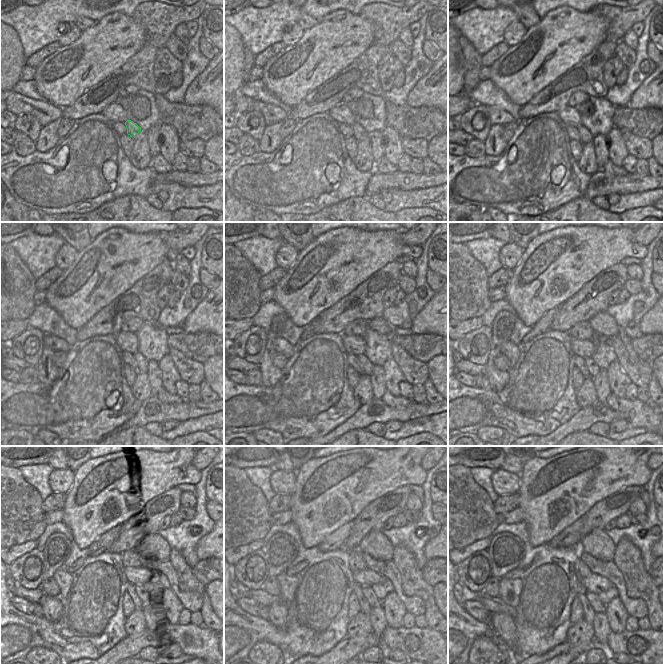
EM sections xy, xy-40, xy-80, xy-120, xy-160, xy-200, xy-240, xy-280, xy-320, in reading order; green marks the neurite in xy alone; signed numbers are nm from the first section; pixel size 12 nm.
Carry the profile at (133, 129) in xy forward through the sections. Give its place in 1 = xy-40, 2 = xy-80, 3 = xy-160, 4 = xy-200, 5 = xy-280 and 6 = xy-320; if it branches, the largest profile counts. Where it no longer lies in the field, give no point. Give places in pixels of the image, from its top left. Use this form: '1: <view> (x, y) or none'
1: xy-40 (359, 133)
2: xy-80 (585, 136)
3: xy-160 (368, 367)
4: xy-200 (593, 369)
5: xy-280 (367, 591)
6: xy-320 (598, 607)

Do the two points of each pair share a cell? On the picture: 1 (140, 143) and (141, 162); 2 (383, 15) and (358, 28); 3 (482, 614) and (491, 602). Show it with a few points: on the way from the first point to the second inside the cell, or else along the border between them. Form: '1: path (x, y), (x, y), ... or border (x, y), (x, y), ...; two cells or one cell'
1: path (140, 148), (140, 157); one cell
2: border (359, 14), (367, 18), (373, 25), (373, 43); two cells
3: border (479, 600), (491, 614); two cells

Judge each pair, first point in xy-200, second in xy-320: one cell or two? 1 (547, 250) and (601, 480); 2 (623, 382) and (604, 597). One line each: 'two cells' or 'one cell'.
1: one cell
2: two cells

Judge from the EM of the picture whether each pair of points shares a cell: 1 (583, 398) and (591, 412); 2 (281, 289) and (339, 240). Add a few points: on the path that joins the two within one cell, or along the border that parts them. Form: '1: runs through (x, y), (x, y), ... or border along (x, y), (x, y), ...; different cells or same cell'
1: border along (596, 399), (581, 409); different cells
2: runs through (293, 276), (303, 276), (324, 255); same cell

